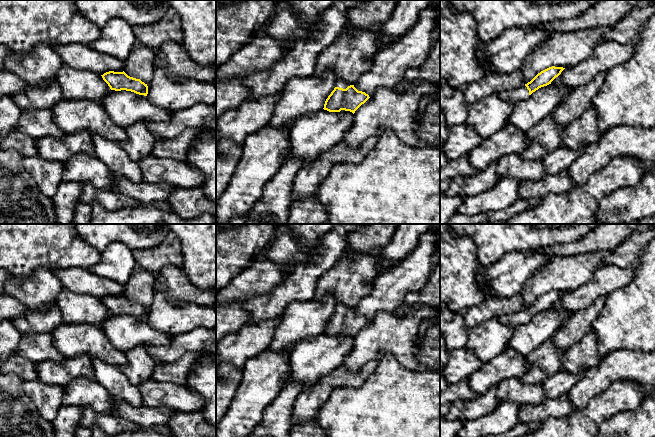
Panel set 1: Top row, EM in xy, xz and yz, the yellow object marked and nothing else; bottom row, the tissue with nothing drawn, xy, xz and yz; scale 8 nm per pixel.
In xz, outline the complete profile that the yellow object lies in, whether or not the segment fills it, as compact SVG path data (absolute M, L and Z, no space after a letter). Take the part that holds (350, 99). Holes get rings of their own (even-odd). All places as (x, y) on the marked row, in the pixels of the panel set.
M337 79L337 86L326 99L323 109L329 112L345 110L354 114L369 98L368 94L358 91L354 85L349 86L346 81Z

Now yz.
M549 67L538 73L530 82L522 85L519 88L503 91L499 94L504 101L512 104L518 103L521 100L526 100L533 92L541 87L551 84L551 82L558 77L565 68L563 67Z

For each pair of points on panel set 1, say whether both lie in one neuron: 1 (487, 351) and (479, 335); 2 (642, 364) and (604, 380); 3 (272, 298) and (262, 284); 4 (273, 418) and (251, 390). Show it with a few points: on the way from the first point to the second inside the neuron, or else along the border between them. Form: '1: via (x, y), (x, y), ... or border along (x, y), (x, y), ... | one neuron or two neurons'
1: via (486, 347), (486, 342), (483, 339) | one neuron
2: via (633, 365), (619, 365), (613, 371) | one neuron
3: border along (283, 279), (267, 292), (246, 300) | two neurons
4: border along (280, 390), (264, 409), (262, 419), (254, 426) | two neurons

